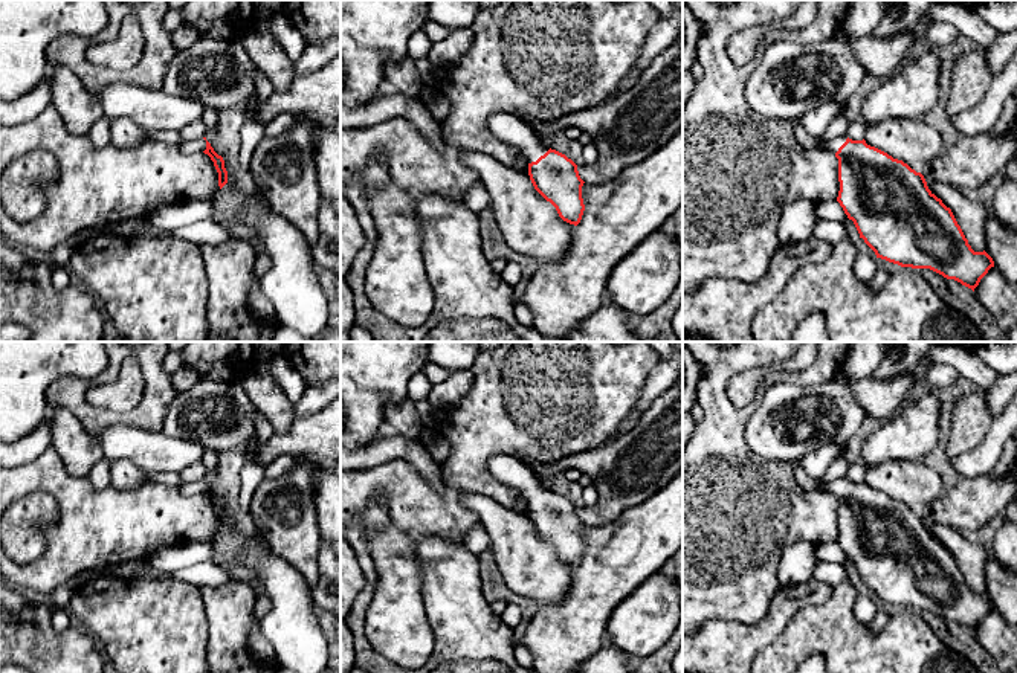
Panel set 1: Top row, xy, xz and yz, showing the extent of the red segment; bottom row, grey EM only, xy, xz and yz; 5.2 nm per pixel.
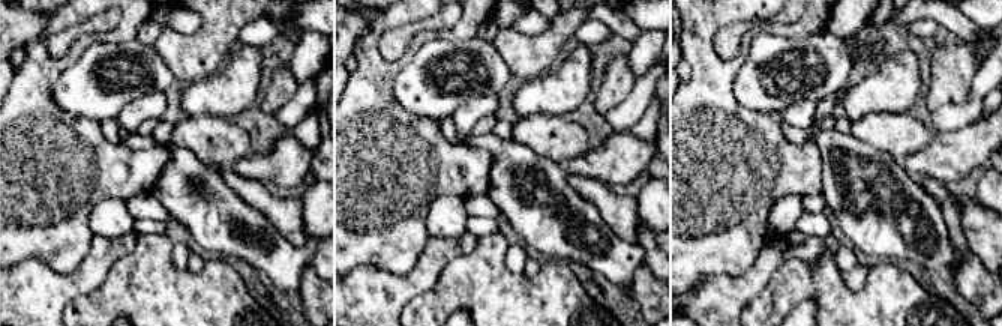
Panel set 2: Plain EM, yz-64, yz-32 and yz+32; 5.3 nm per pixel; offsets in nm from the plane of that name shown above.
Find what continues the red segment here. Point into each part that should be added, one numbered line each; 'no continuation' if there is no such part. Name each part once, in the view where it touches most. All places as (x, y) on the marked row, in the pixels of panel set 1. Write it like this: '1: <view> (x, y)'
1: xz (509, 128)

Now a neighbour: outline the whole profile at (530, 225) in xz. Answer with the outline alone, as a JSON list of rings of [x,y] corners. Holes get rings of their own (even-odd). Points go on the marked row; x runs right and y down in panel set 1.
[[[464,153],[463,162],[478,172],[490,195],[496,223],[515,252],[539,261],[557,261],[567,253],[576,226],[563,221],[556,208],[534,189],[528,172],[508,168],[484,153]]]

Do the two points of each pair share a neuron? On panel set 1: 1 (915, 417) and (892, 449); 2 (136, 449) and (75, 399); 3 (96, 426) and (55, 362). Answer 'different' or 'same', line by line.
1: same
2: different
3: different

